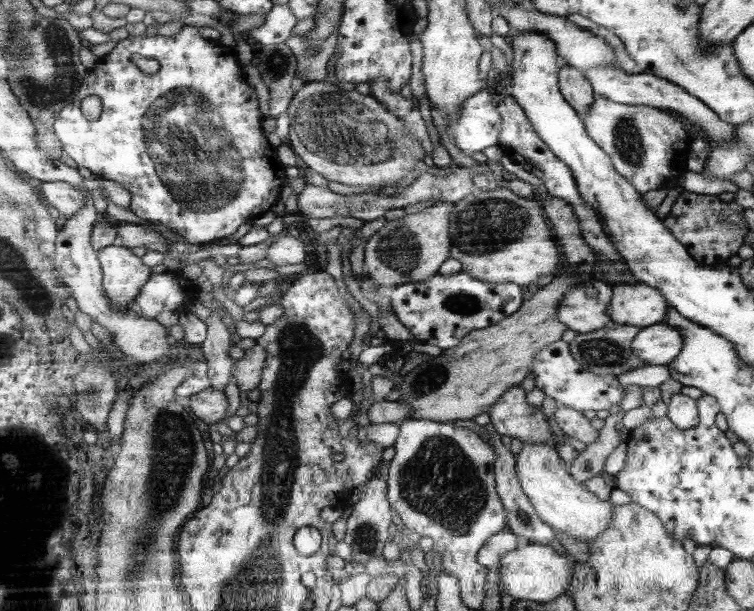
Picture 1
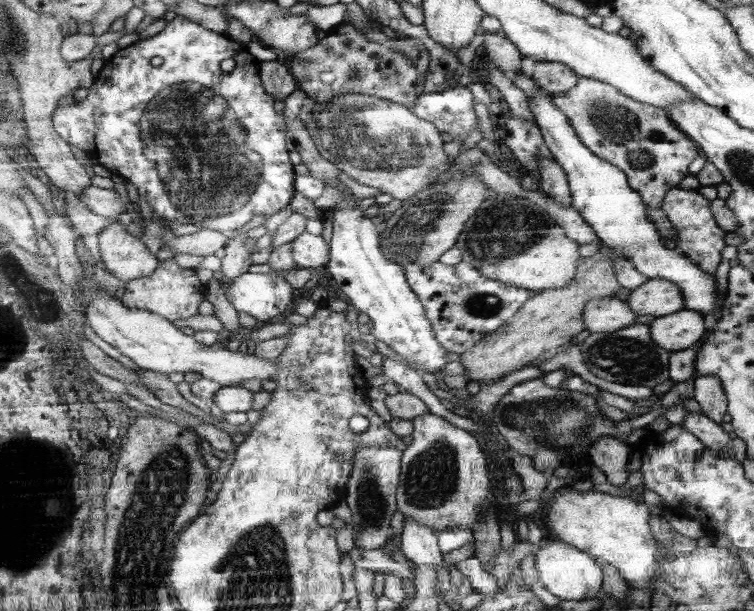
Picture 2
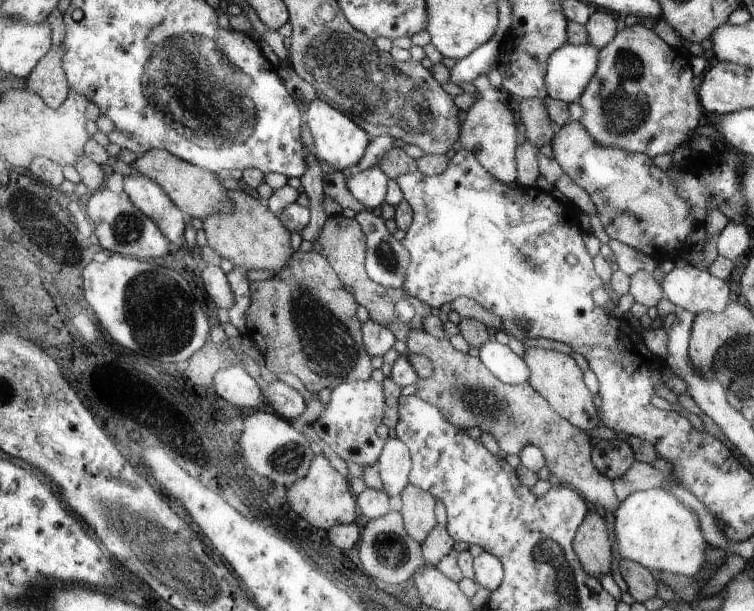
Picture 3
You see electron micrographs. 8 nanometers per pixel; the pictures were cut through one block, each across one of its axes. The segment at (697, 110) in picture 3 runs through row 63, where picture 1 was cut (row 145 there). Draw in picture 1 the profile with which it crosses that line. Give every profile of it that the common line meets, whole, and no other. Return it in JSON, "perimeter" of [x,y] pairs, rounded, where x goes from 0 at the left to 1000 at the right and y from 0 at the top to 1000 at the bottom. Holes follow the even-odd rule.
{"perimeter":[[[789,154],[782,182],[779,182],[777,188],[772,188],[772,193],[782,226],[808,254],[813,272],[825,286],[829,286],[851,319],[862,311],[873,311],[881,306],[886,295],[902,291],[910,282],[912,219],[910,219],[905,200],[899,200],[897,191],[886,182],[874,180],[871,175],[817,169],[812,162],[804,162],[796,154]]]}

